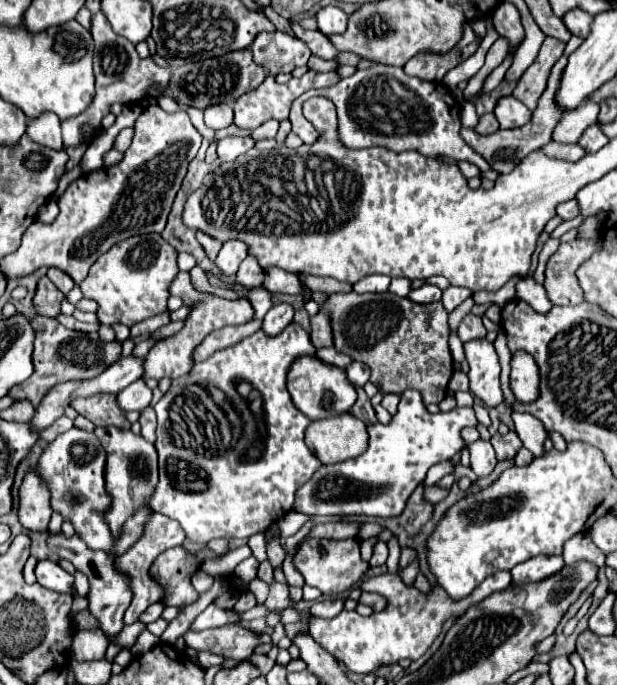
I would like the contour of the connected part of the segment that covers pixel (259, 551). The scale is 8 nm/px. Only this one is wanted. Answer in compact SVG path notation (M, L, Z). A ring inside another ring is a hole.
M255 534L255 536L251 536L249 542L247 542L247 546L249 546L251 552L253 552L253 556L255 556L259 562L263 562L263 560L267 558L267 554L265 554L265 544L267 544L265 534Z

